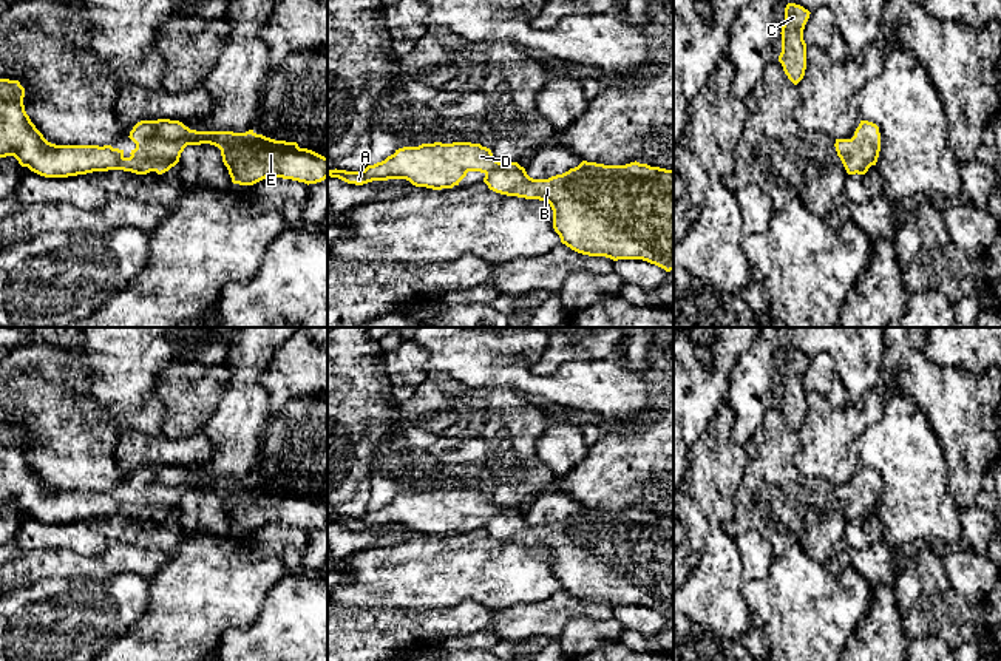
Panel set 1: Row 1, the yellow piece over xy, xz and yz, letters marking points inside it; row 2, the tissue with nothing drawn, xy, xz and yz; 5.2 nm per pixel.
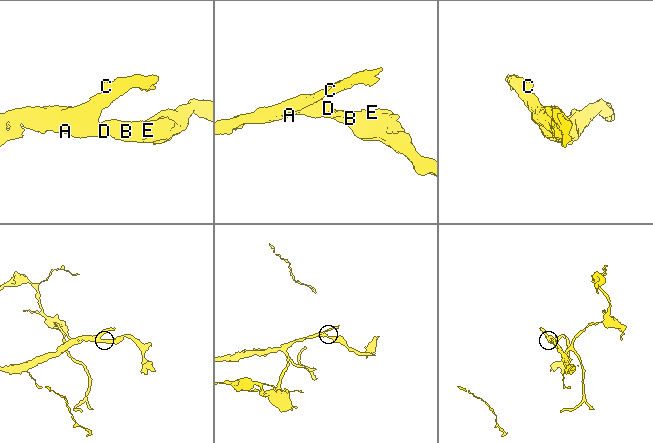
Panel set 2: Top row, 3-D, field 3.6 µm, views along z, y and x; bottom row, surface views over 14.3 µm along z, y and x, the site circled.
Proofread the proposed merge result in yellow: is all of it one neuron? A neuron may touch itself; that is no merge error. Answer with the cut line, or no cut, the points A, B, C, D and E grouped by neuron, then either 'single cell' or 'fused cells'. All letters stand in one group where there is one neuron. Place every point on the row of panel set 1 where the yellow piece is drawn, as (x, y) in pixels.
no cut; A B C D E; single cell

